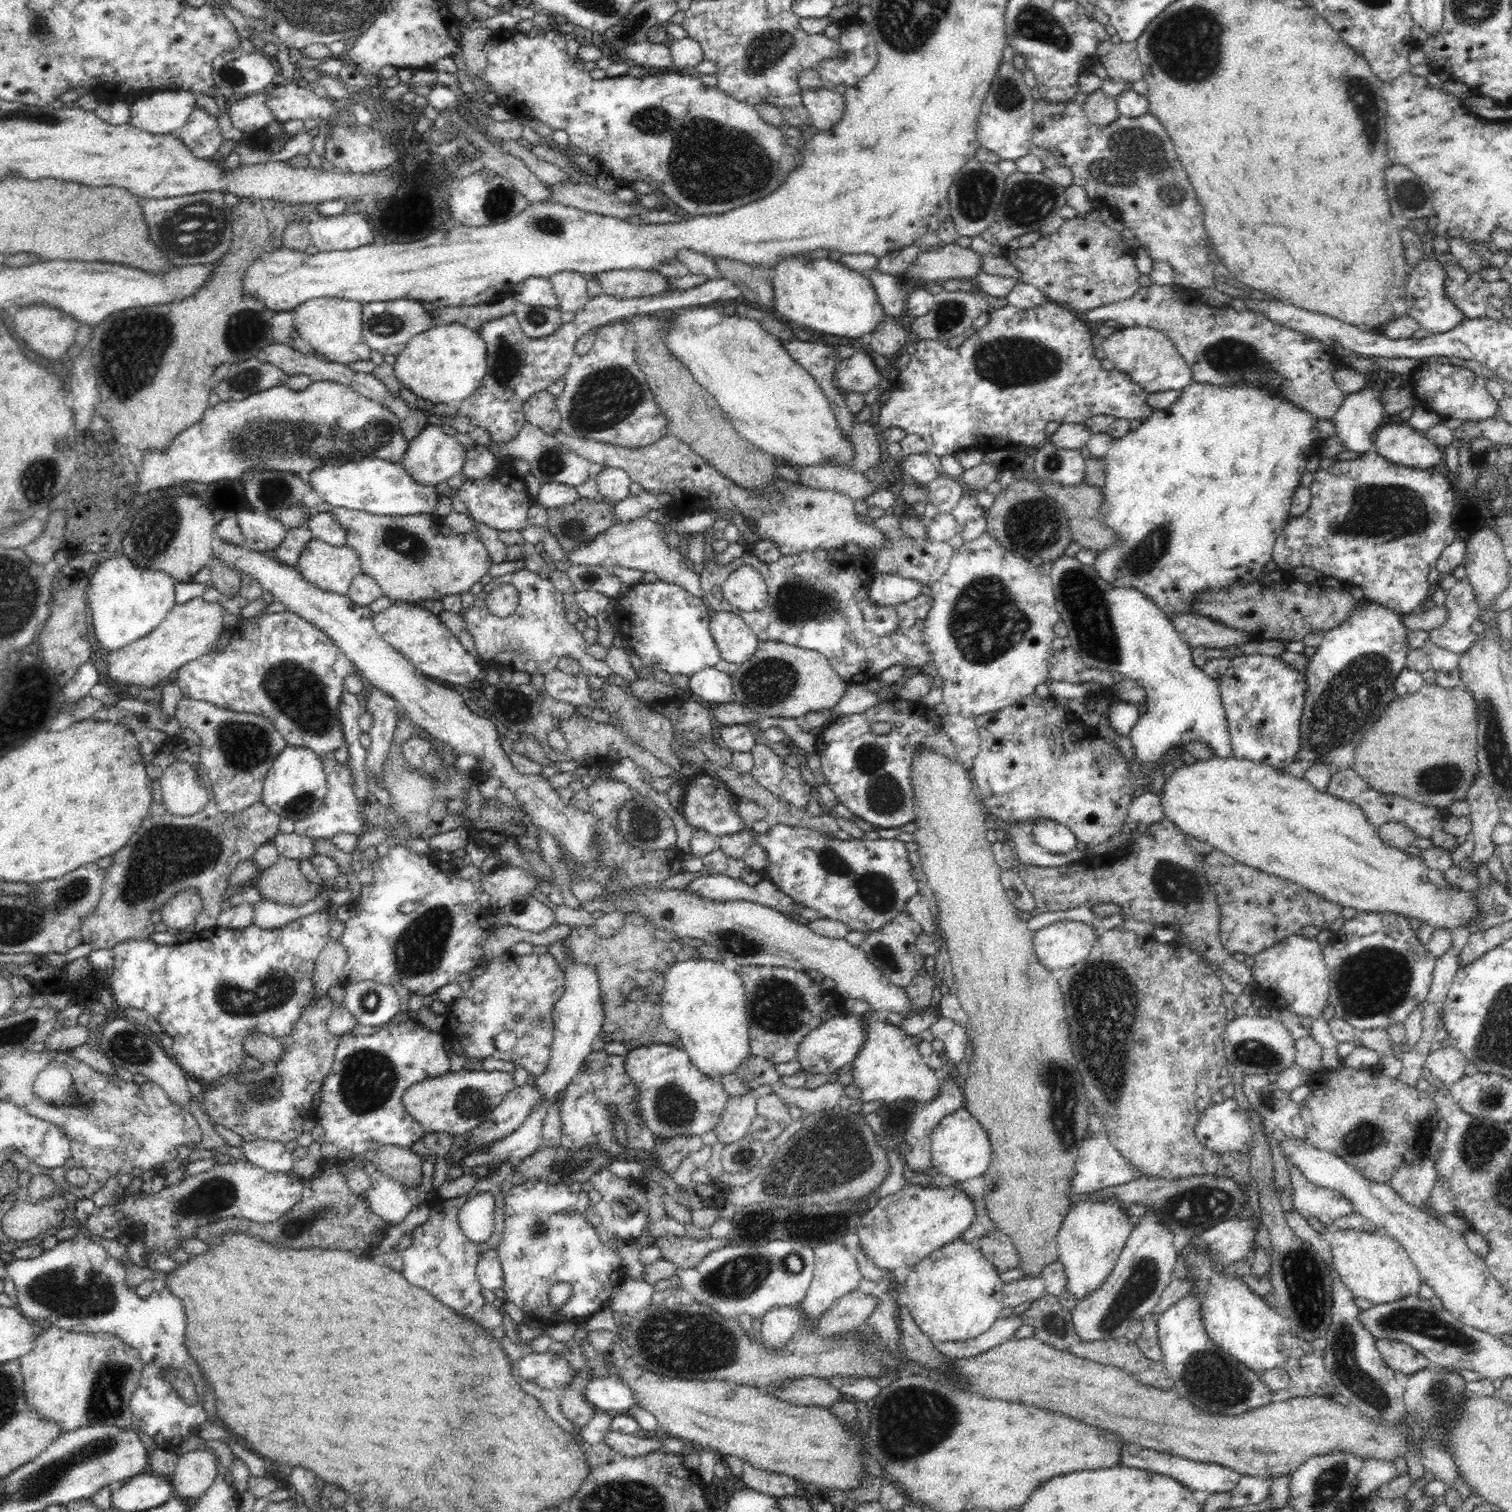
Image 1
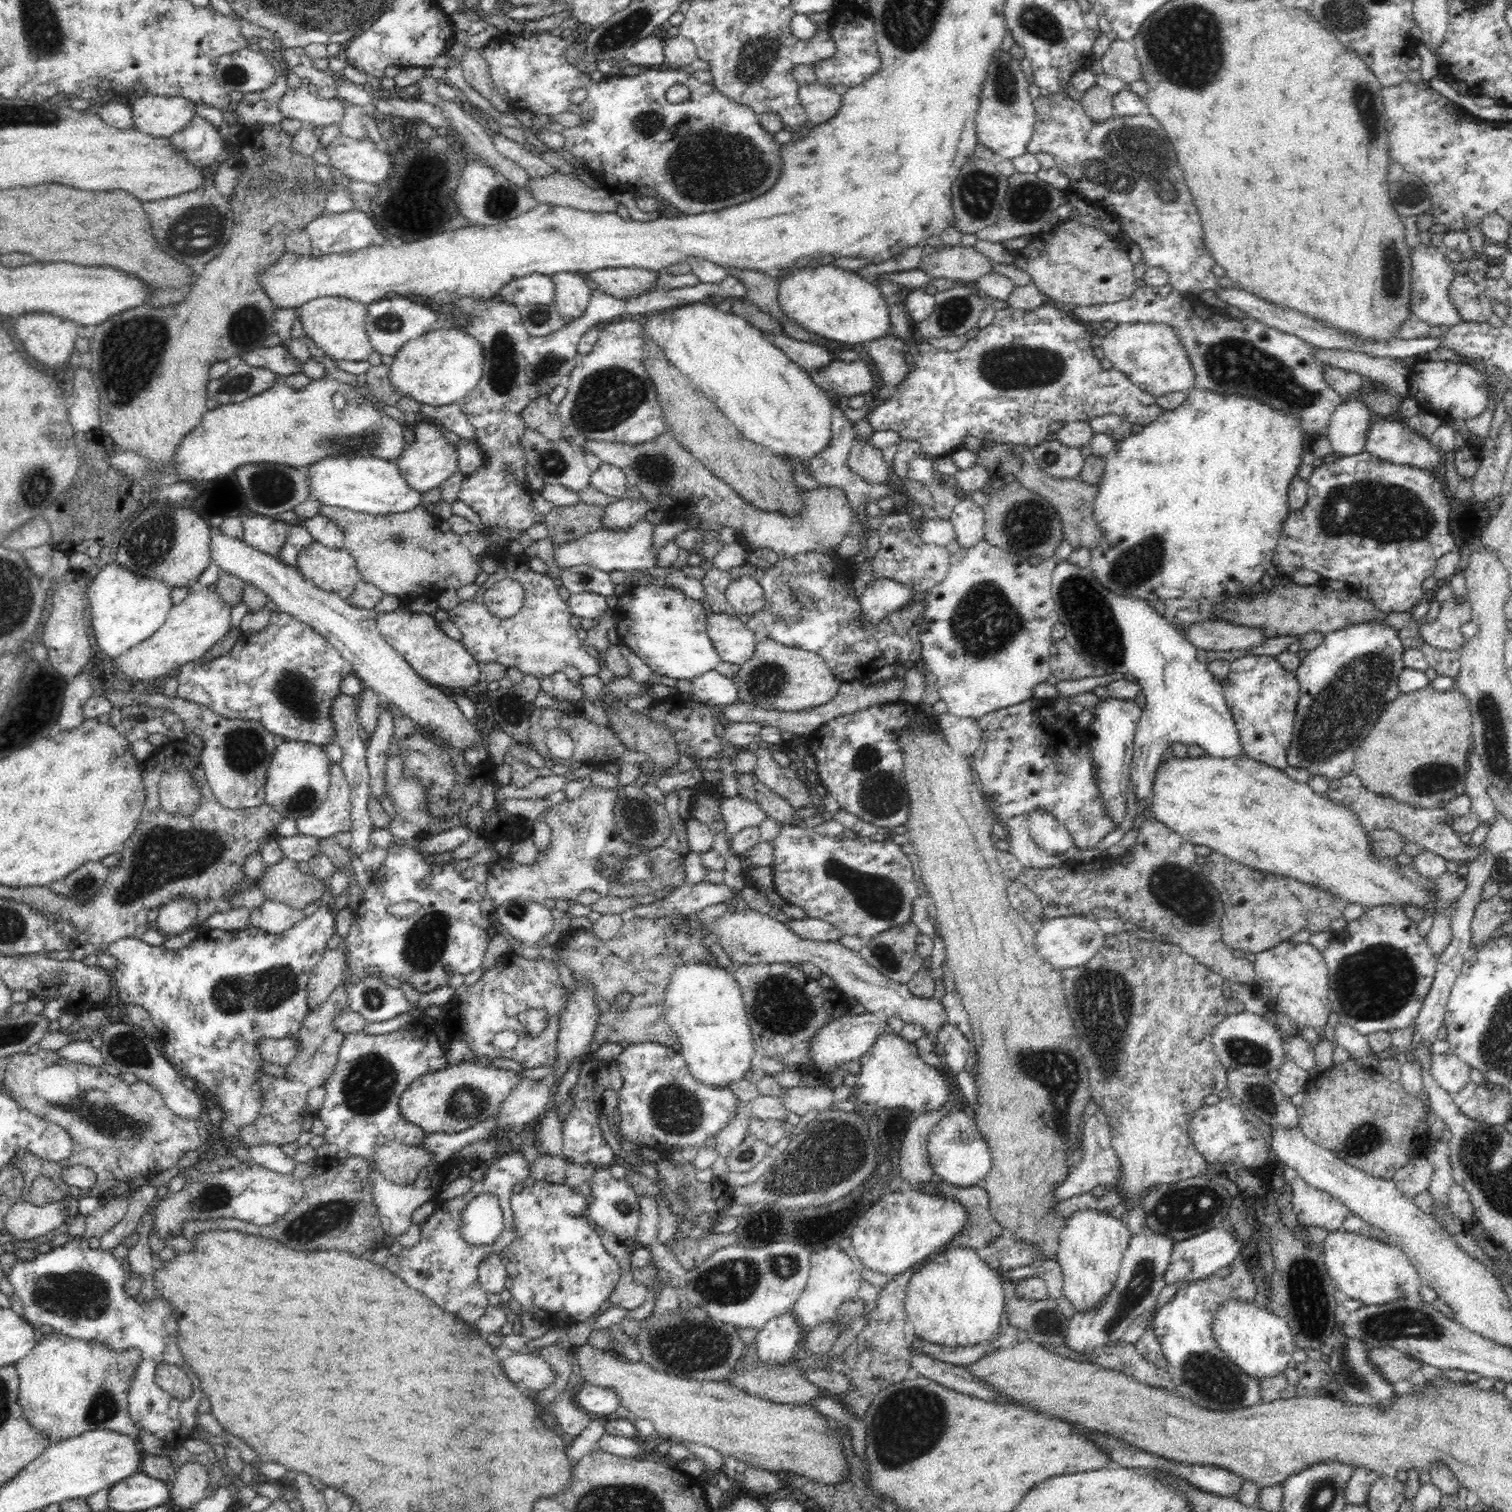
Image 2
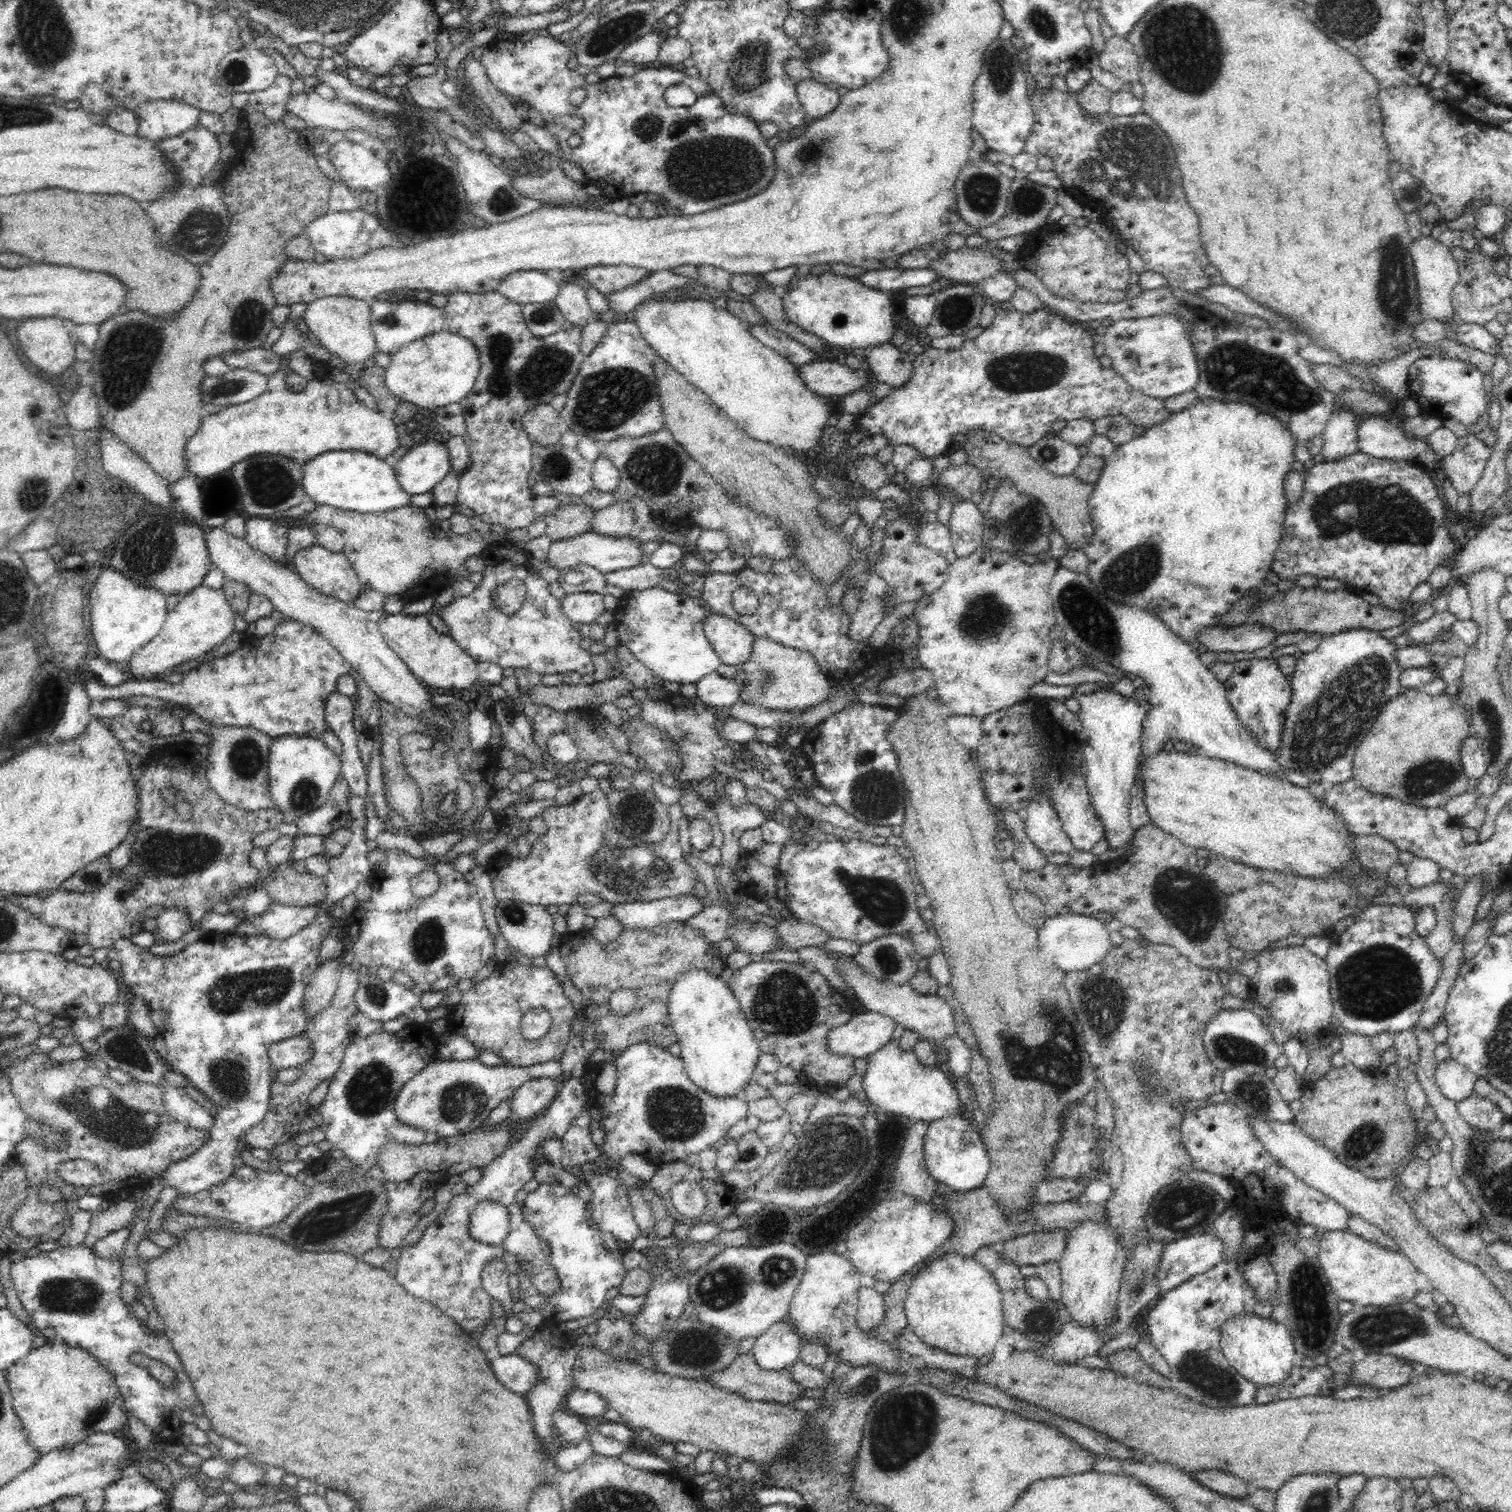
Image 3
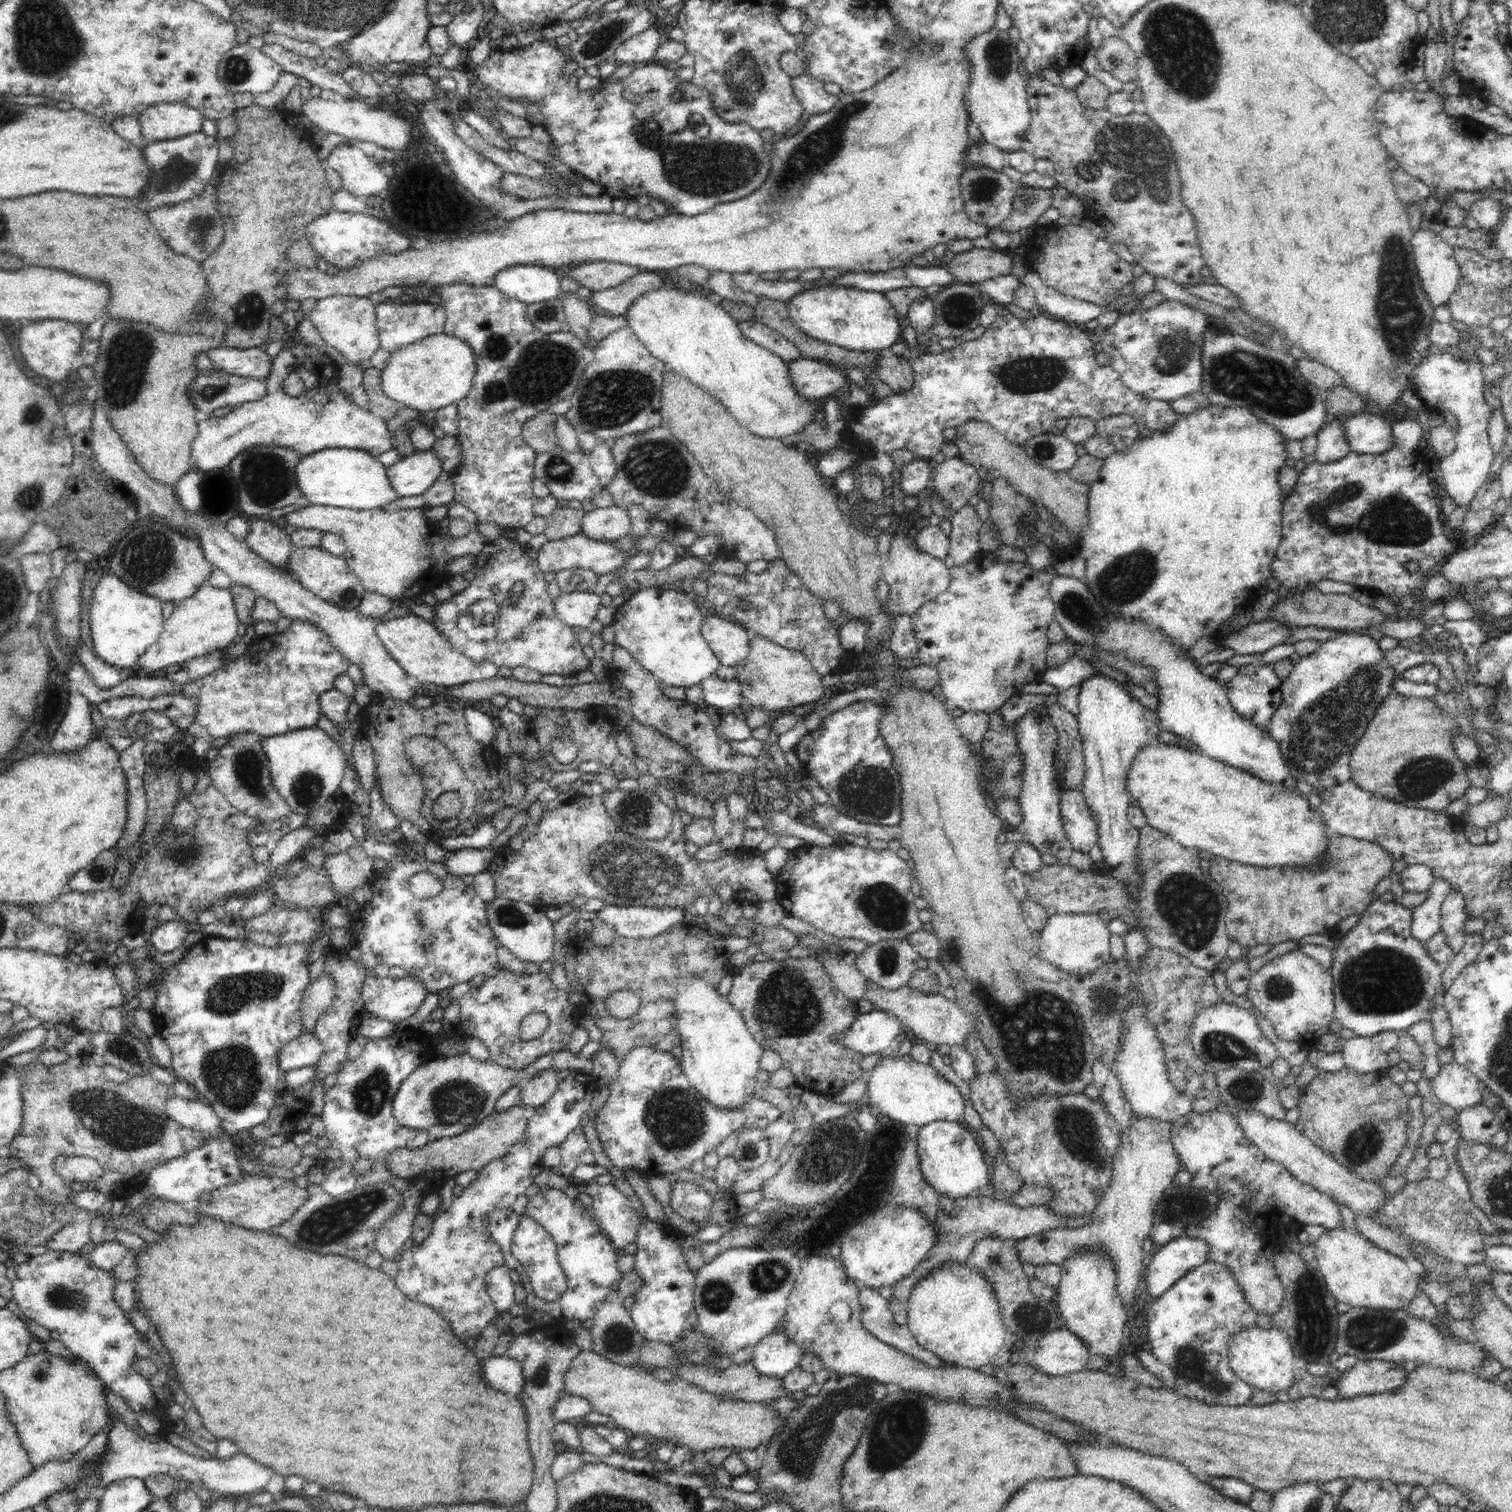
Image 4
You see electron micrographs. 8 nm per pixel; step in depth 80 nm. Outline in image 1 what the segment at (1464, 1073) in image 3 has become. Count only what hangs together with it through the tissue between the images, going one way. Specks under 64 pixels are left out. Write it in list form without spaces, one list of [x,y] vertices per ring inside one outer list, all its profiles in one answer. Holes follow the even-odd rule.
[[[1443,1046],[1428,1054],[1425,1066],[1449,1088],[1460,1076],[1464,1076],[1466,1063],[1466,1057],[1457,1048]]]

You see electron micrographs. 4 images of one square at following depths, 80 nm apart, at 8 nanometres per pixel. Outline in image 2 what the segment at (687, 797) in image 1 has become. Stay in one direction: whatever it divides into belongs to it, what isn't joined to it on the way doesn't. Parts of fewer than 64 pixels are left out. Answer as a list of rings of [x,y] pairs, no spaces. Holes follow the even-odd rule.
[[[703,784],[694,789],[692,797],[691,816],[695,820],[706,824],[714,834],[725,832],[726,823],[722,817],[722,800],[720,787],[713,788]]]

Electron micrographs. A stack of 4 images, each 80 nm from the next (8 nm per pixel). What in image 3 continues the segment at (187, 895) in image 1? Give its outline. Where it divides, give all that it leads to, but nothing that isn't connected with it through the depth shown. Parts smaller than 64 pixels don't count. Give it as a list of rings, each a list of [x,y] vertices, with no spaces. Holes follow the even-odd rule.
[[[178,906],[161,908],[160,914],[155,918],[157,929],[155,938],[159,942],[176,942],[184,933],[190,931],[195,925],[189,919],[188,913]]]

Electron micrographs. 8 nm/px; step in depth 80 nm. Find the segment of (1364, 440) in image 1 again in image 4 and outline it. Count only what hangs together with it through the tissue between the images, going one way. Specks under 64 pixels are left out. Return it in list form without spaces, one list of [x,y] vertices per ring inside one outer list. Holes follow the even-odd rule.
[[[1332,417],[1328,420],[1326,426],[1318,432],[1317,449],[1313,452],[1316,456],[1316,462],[1326,464],[1342,458],[1345,454],[1352,451],[1346,435],[1344,434],[1344,425],[1342,417]]]

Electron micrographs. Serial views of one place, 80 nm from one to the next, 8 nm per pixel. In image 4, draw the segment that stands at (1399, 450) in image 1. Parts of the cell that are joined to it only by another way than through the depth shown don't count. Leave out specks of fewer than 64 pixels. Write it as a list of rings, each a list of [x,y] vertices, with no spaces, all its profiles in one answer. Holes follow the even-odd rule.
[[[1374,411],[1342,417],[1350,450],[1382,454],[1393,445],[1392,423]]]

